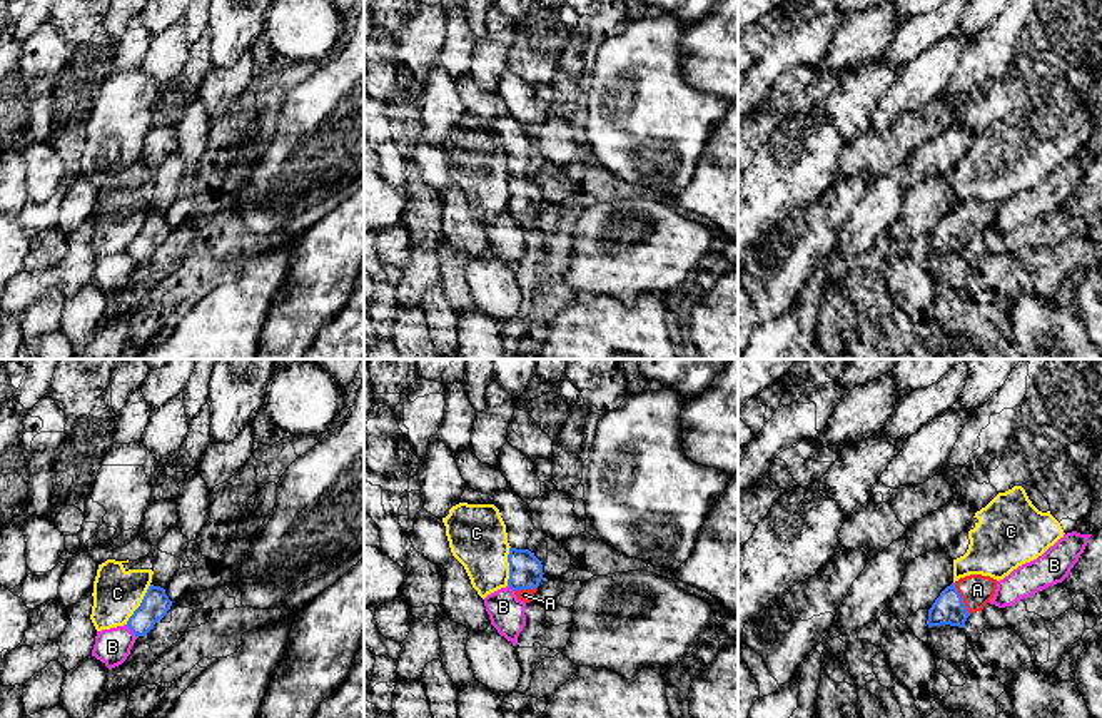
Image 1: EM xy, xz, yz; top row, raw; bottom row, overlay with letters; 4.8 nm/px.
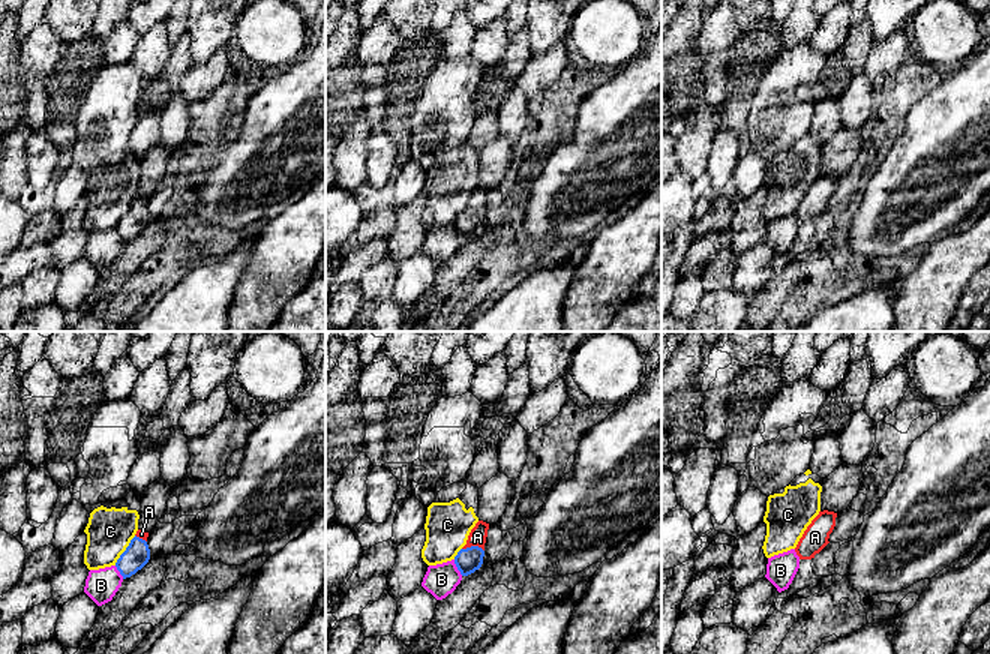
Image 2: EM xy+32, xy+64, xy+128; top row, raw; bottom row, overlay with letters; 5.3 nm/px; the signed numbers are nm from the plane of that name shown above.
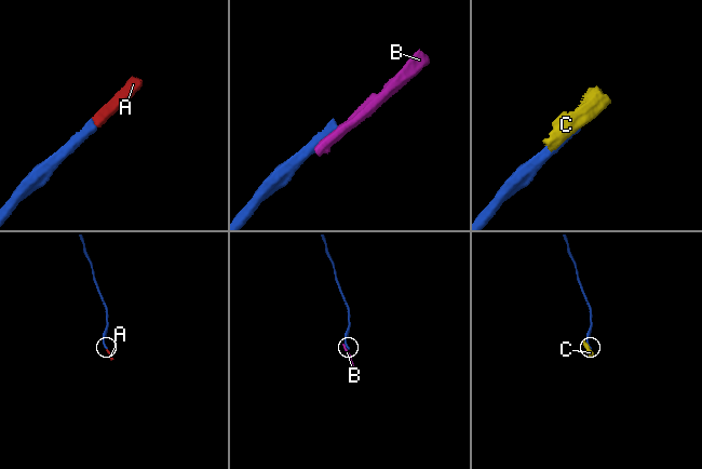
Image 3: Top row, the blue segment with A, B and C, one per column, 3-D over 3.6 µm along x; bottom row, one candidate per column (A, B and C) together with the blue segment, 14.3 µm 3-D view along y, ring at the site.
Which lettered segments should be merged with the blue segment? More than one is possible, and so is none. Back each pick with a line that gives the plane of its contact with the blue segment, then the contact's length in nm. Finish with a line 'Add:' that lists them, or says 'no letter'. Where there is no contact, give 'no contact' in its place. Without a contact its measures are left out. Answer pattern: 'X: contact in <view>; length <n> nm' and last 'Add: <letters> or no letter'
A: contact in yz; length 180 nm
Add: A

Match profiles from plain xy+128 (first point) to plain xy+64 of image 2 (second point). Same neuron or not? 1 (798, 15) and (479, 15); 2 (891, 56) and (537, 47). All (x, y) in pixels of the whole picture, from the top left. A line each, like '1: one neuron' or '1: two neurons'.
1: two neurons
2: two neurons

